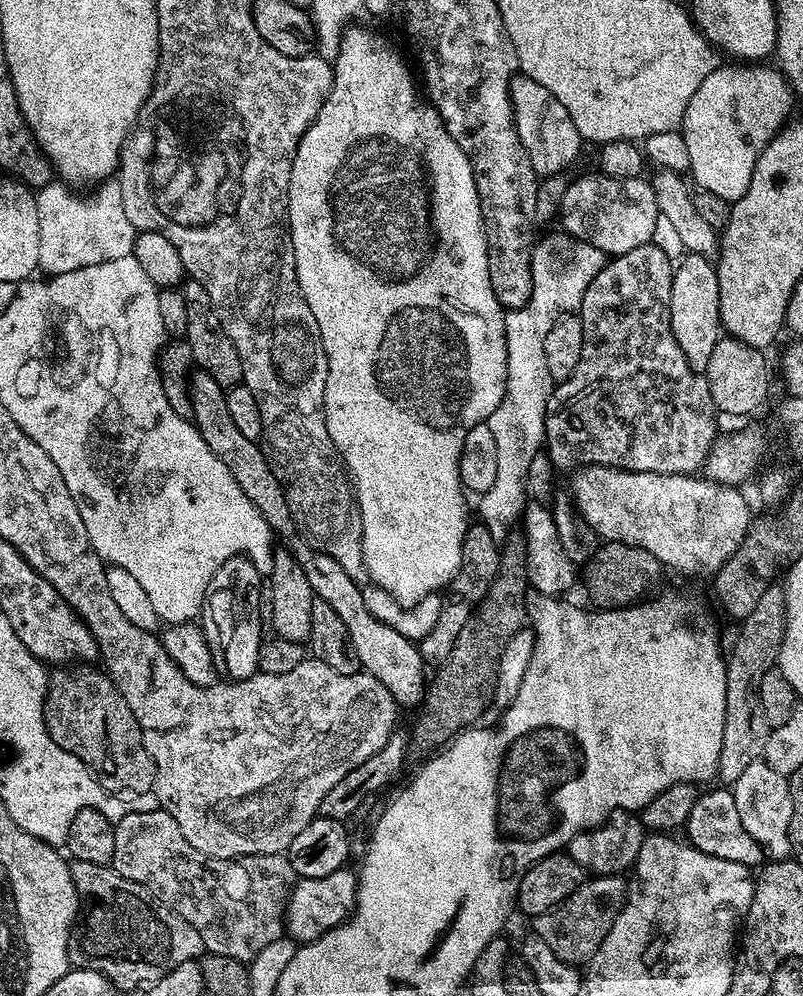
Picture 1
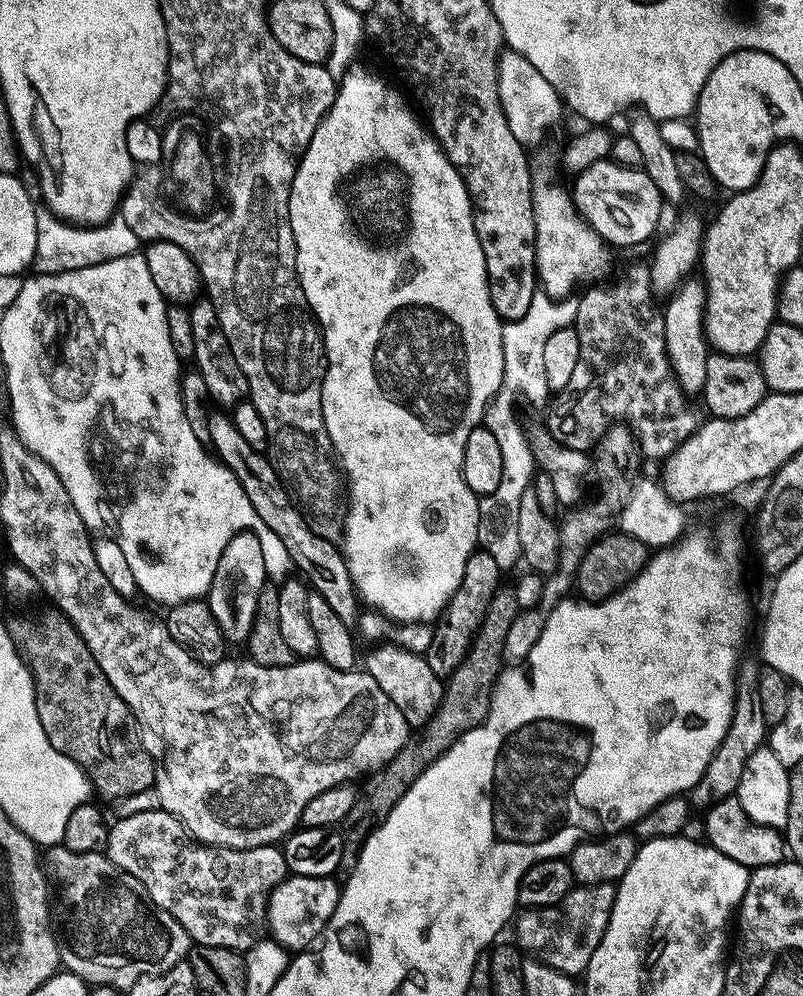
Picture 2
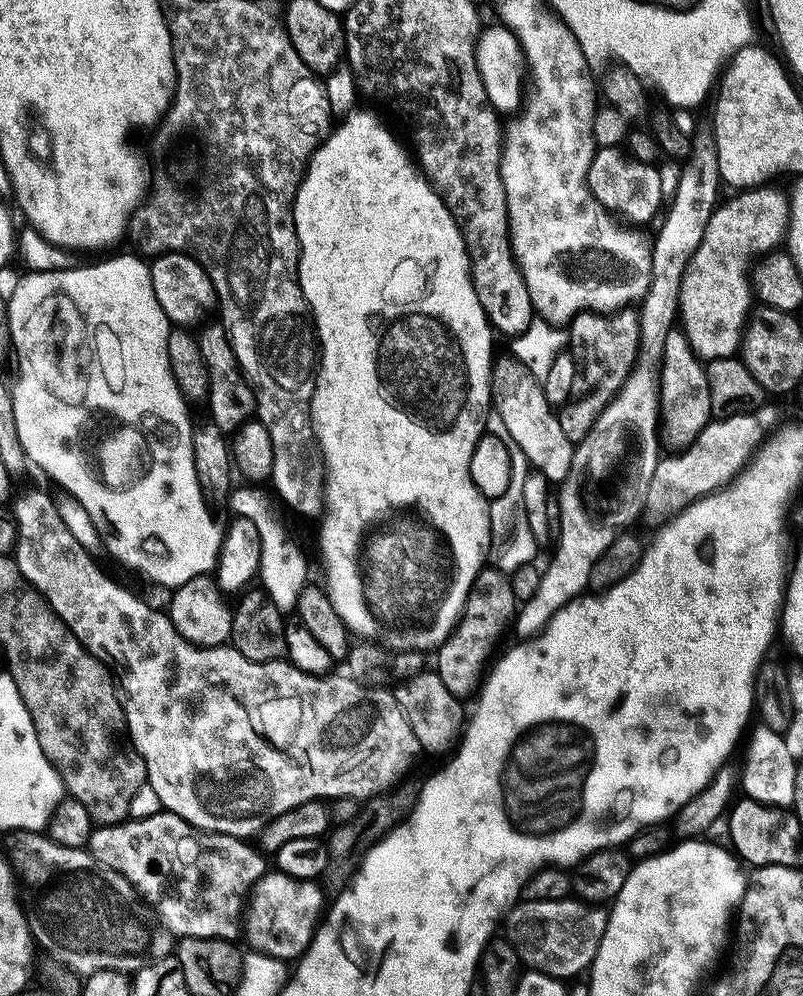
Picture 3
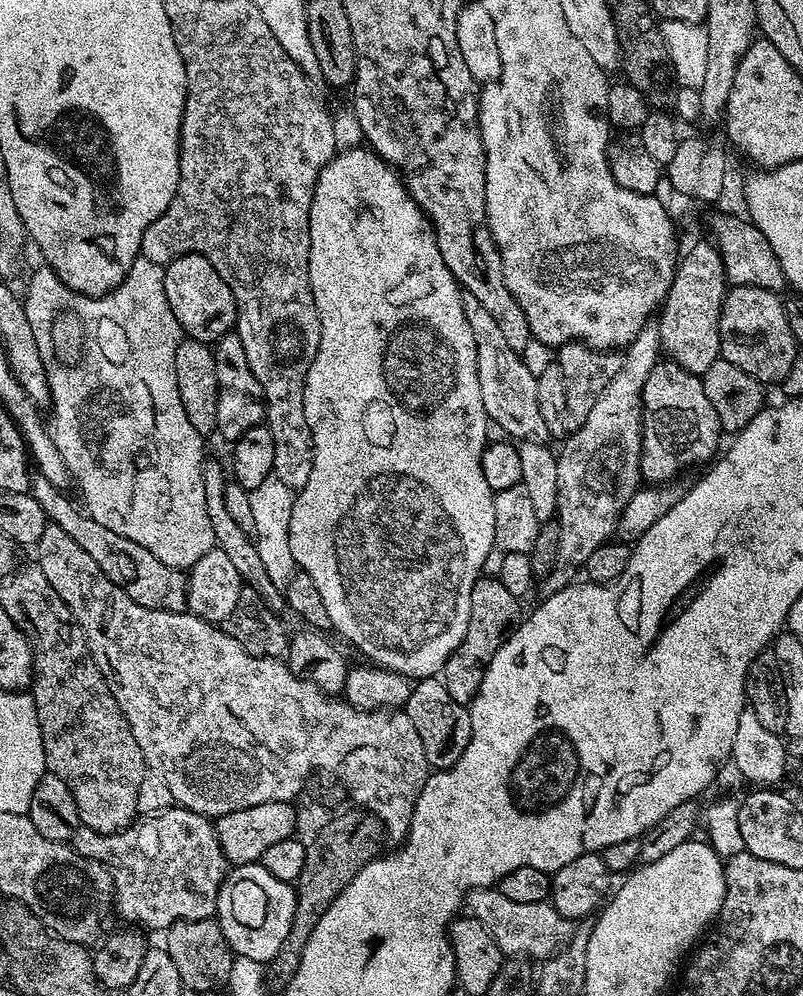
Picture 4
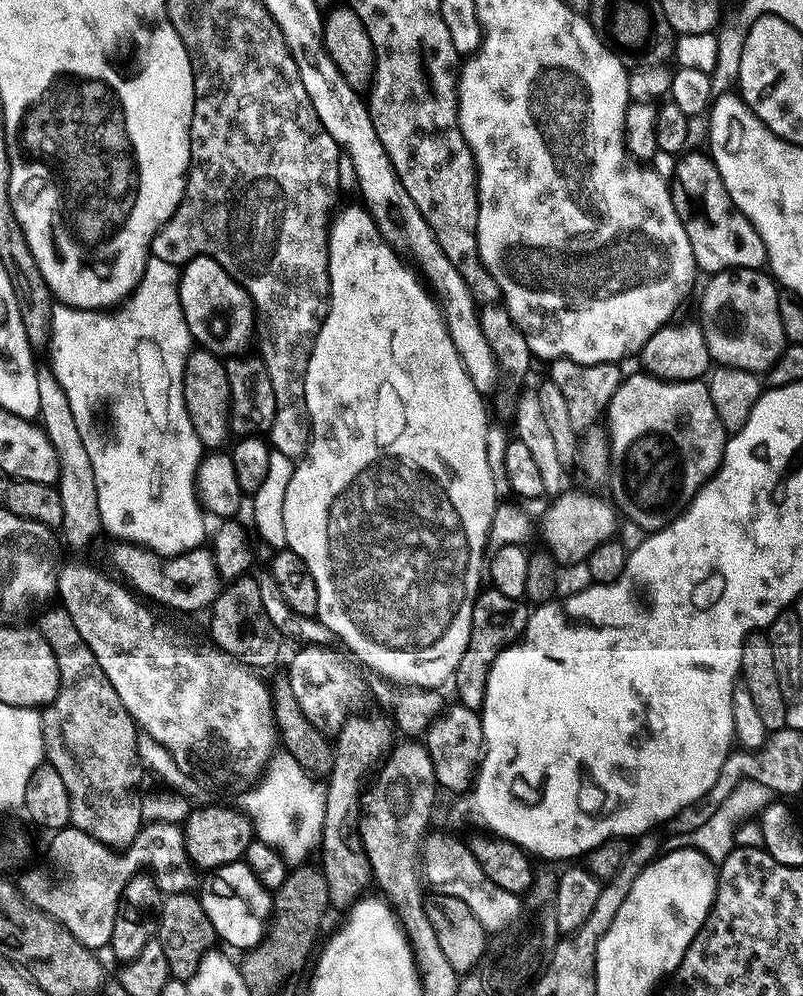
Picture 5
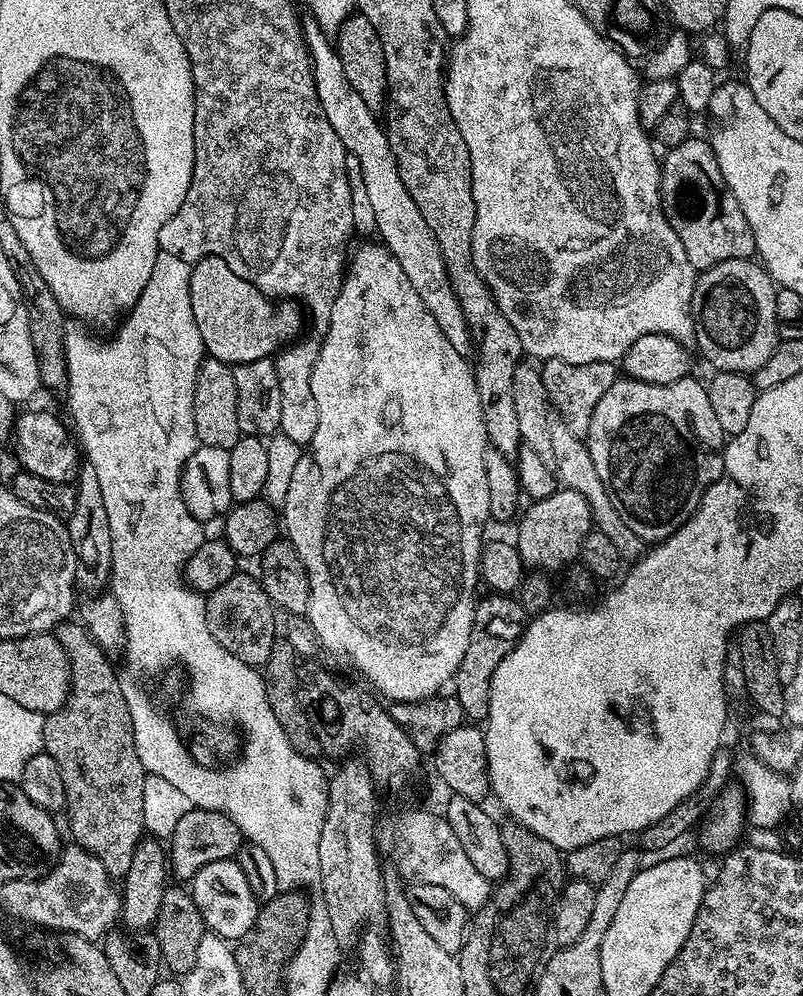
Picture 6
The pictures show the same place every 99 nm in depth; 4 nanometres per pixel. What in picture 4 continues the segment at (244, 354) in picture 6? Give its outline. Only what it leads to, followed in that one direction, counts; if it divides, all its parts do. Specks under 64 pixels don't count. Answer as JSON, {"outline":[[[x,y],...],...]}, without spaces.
{"outline":[[[191,252],[169,262],[164,269],[164,285],[170,310],[174,310],[174,318],[178,318],[180,331],[185,337],[212,346],[235,329],[234,294],[230,286],[226,286],[222,274],[214,270],[214,266],[205,256]]]}

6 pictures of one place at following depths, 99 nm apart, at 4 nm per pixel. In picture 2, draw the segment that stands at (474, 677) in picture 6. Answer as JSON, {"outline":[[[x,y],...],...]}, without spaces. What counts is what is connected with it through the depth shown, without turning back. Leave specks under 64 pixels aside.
{"outline":[[[483,550],[473,552],[466,562],[466,574],[462,574],[462,582],[458,590],[454,590],[450,602],[441,612],[440,619],[435,621],[432,629],[433,641],[430,642],[426,659],[430,670],[434,670],[434,674],[447,678],[466,658],[472,639],[482,626],[490,602],[495,598],[496,593],[501,591],[500,576],[502,576],[502,569],[488,552]]]}

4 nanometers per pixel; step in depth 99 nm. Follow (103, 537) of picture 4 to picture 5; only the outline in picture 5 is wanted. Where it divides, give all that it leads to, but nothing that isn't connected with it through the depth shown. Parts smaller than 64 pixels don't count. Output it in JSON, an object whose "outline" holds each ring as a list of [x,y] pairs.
{"outline":[[[113,543],[110,560],[116,573],[137,595],[151,603],[162,604],[180,612],[196,612],[211,607],[221,591],[221,580],[211,551],[204,546],[178,556],[164,557],[140,544]]]}

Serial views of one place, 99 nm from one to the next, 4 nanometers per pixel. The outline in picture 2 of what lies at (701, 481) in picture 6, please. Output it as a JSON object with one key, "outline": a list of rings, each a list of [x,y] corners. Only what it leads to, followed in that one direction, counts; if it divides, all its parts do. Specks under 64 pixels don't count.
{"outline":[[[689,278],[674,292],[667,301],[668,306],[662,310],[664,317],[664,345],[668,351],[668,366],[676,375],[676,381],[680,383],[685,397],[692,398],[692,395],[703,393],[706,386],[706,362],[710,355],[710,345],[704,335],[704,286],[699,279]]]}

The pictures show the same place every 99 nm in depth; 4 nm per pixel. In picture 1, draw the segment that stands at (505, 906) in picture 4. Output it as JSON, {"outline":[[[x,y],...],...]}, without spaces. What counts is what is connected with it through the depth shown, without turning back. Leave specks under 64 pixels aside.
{"outline":[[[623,875],[585,879],[583,886],[574,890],[570,898],[554,906],[554,910],[546,910],[546,914],[535,917],[534,934],[539,940],[546,942],[546,946],[550,946],[550,950],[554,950],[554,954],[558,954],[562,962],[587,965],[594,958],[598,946],[602,946],[606,934],[610,934],[610,926],[614,926],[627,898],[628,884]]]}

